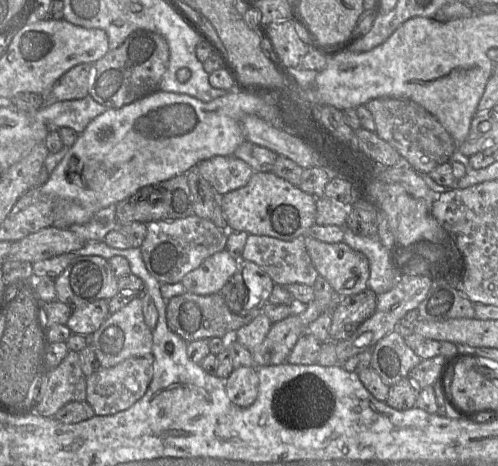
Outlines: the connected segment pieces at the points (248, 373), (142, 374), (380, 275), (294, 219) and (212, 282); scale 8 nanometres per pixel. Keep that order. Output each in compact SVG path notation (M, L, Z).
M239 367L225 379L230 401L239 407L251 406L258 395L259 377L255 367Z
M152 354L132 357L116 366L100 368L87 377L86 402L98 416L124 411L141 399L148 390L153 377L154 357Z
M344 226L343 242L362 252L369 261L370 275L368 289L377 295L389 291L396 283L398 275L394 272L388 250L378 236L365 237L353 233Z
M271 171L254 172L245 186L220 195L218 204L222 208L228 231L292 240L305 236L307 229L315 224L316 197Z
M225 249L203 261L196 269L187 273L181 283L187 292L210 295L219 292L237 271L237 261Z

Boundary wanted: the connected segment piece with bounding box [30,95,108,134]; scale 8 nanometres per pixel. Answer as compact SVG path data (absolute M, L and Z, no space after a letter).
M88 95L75 100L50 100L43 108L30 113L30 116L44 123L48 131L68 127L81 134L87 125L106 109L108 108Z

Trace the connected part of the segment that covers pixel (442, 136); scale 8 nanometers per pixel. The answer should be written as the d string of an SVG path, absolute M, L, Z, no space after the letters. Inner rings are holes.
M376 98L368 101L365 106L373 116L376 126L375 133L396 149L415 171L428 174L436 166L450 161L451 155L454 153L451 135L436 117L419 104L408 99Z

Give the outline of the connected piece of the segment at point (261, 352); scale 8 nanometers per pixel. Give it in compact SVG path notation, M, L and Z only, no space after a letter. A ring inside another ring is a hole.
M297 313L273 323L264 341L251 352L255 367L286 362L291 350L305 332L306 327Z

